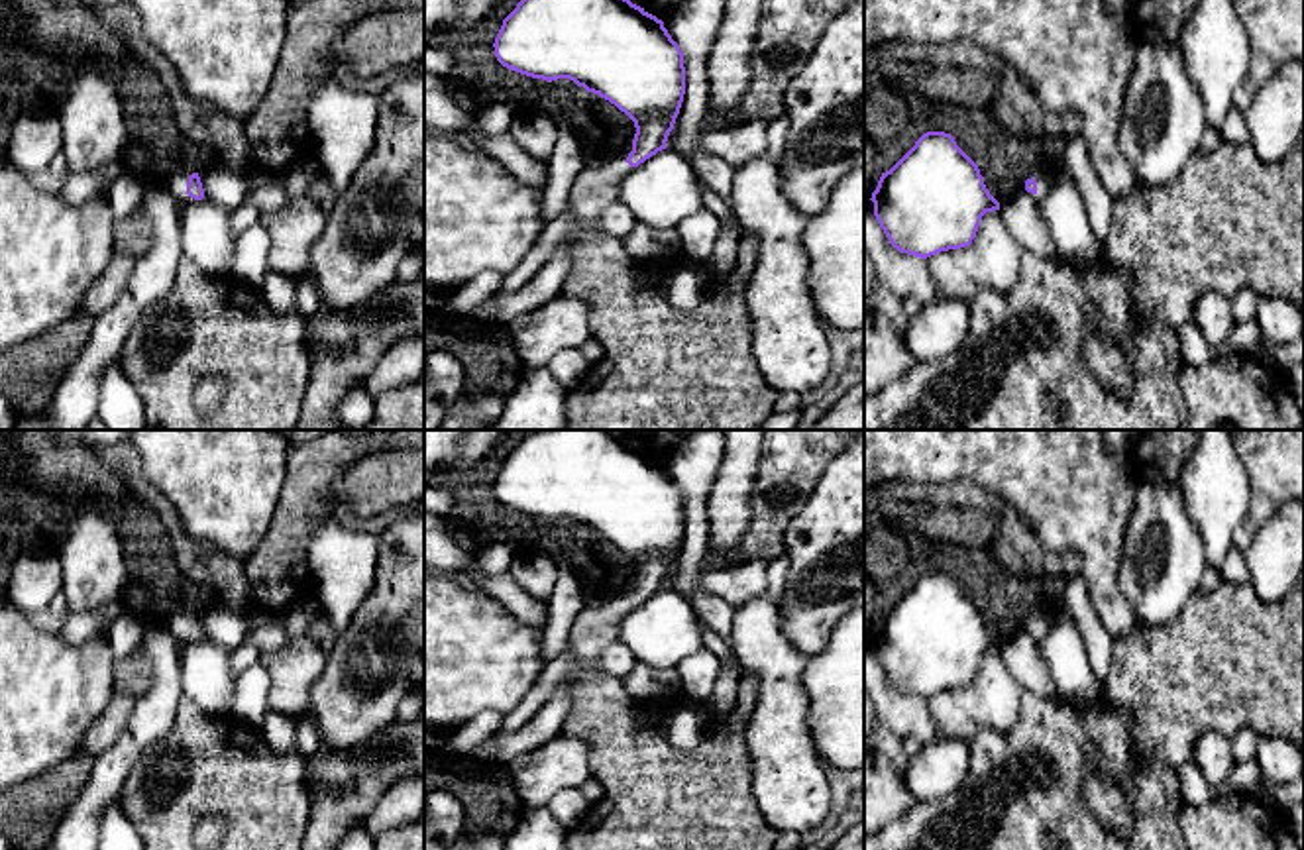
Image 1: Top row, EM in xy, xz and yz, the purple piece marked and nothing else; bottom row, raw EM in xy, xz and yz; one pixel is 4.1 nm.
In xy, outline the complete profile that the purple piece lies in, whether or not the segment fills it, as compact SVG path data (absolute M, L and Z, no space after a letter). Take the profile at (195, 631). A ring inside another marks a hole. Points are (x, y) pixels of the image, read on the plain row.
M177 612L167 618L163 628L179 640L183 640L185 634L189 634L194 640L204 638L204 630L202 630L198 612L192 612L192 614Z

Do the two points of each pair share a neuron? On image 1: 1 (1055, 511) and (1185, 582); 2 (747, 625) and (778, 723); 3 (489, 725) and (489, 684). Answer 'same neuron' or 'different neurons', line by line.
1: different neurons
2: same neuron
3: different neurons

